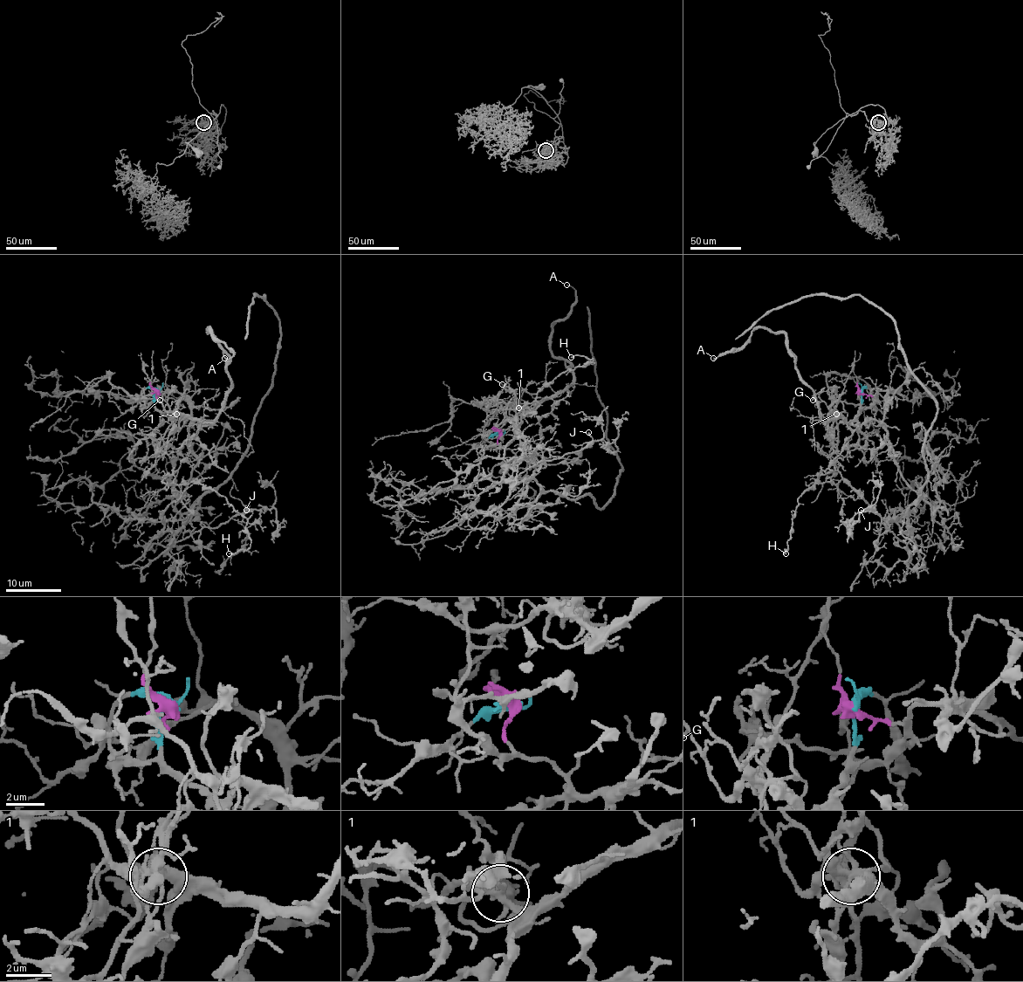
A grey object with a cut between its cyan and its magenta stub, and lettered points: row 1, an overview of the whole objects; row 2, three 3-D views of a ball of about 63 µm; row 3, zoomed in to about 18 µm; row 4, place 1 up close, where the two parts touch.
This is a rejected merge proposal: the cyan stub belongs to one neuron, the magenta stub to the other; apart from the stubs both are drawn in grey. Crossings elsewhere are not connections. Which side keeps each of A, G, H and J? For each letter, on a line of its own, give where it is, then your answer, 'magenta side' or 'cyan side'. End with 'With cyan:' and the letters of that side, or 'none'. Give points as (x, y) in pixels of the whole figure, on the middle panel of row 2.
A: at (566, 284); cyan side
G: at (502, 384); cyan side
H: at (571, 357); magenta side
J: at (588, 432); magenta side
With cyan: A, G

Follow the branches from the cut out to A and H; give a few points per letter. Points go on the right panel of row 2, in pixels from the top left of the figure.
A: (861, 391), (852, 429), (841, 418), (824, 422), (783, 333), (757, 327), (743, 345), (714, 358)
H: (861, 391), (887, 391), (888, 446), (932, 512), (916, 500), (903, 531), (818, 482), (786, 553)

